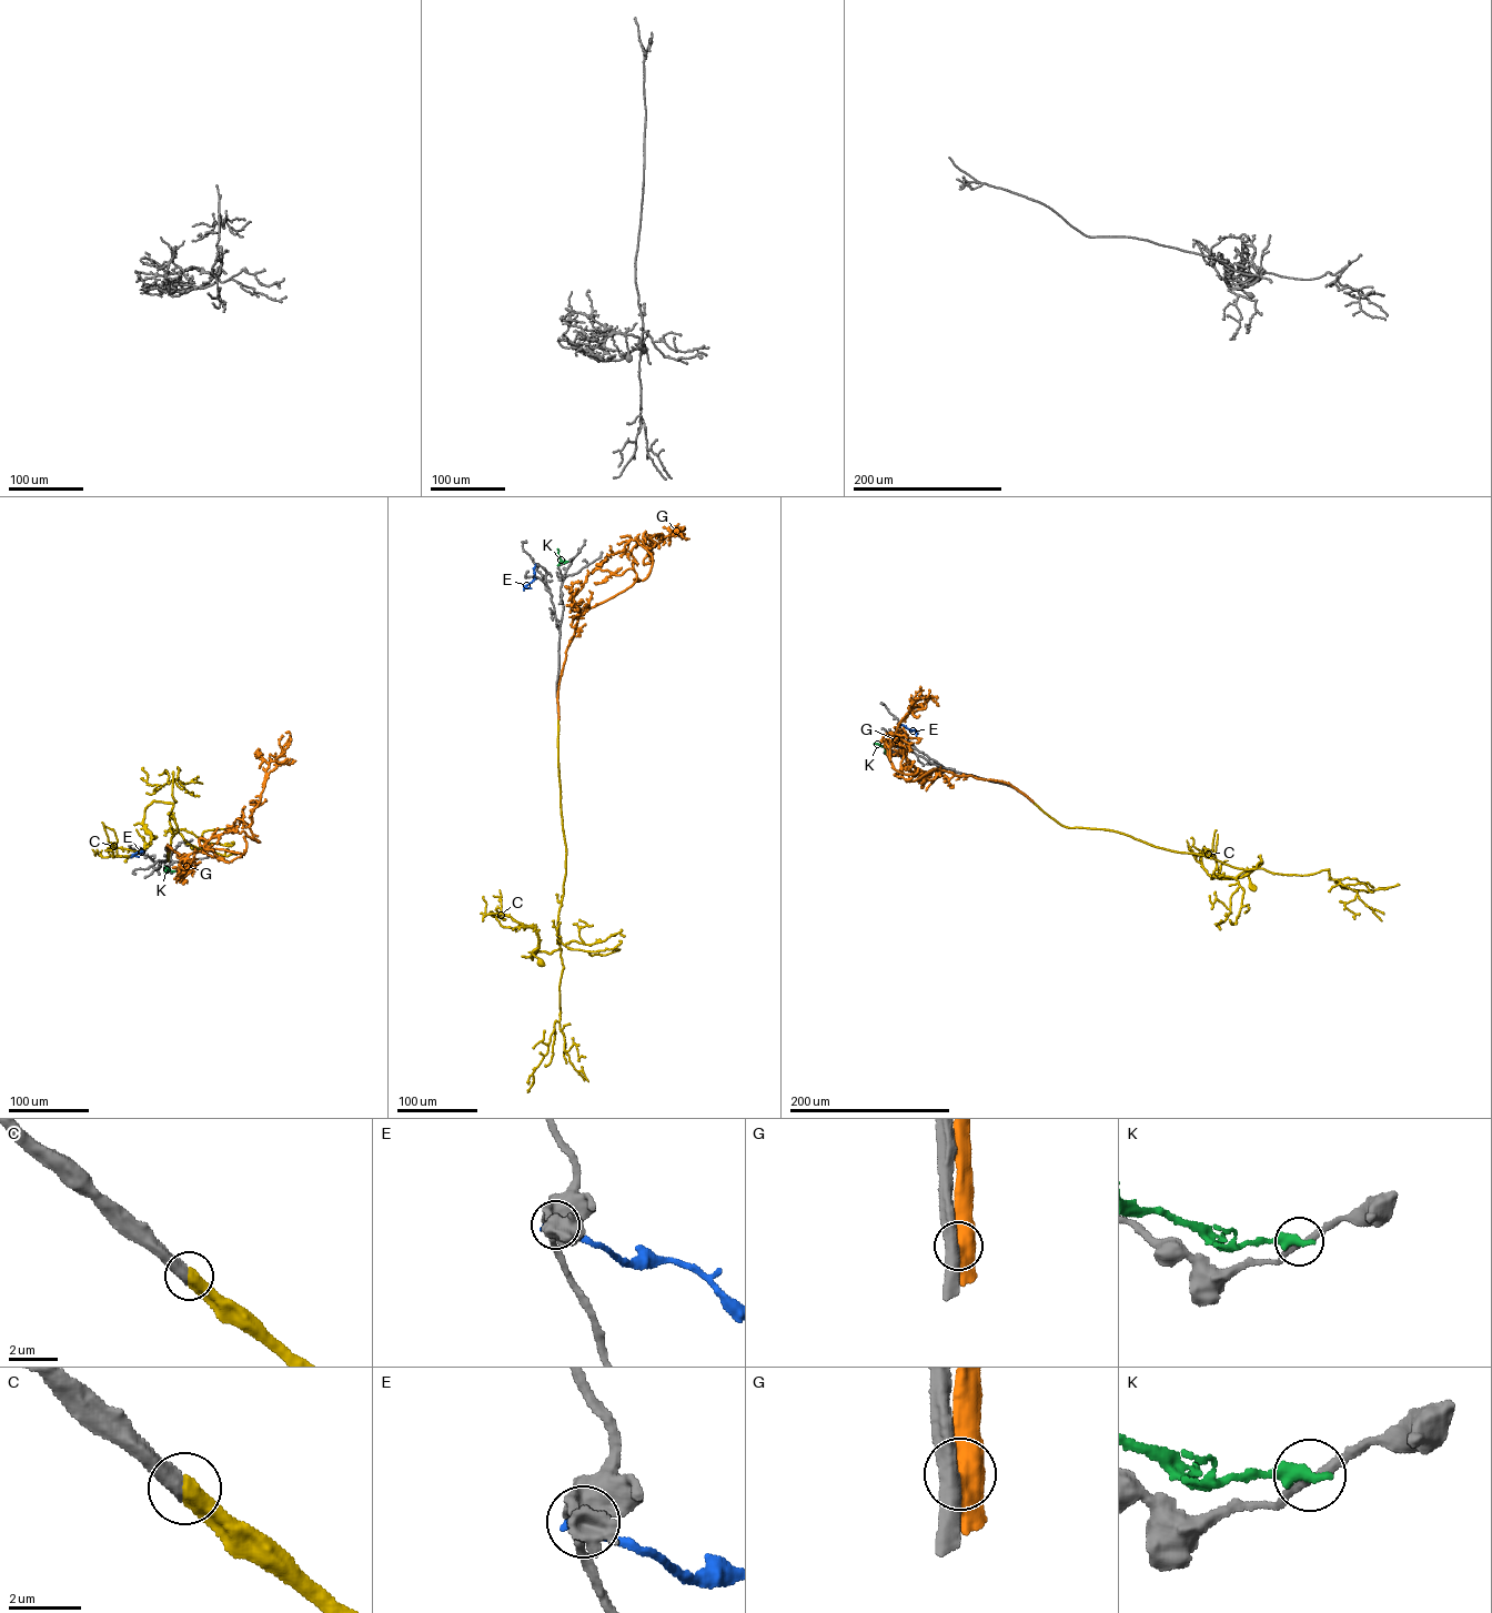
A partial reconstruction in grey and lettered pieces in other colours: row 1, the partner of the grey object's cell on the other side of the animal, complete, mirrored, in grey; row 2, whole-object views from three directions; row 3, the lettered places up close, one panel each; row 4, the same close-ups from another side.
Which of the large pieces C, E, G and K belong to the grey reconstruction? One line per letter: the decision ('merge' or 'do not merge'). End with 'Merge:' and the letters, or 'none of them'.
C: merge
E: do not merge
G: do not merge
K: do not merge
Merge: C

